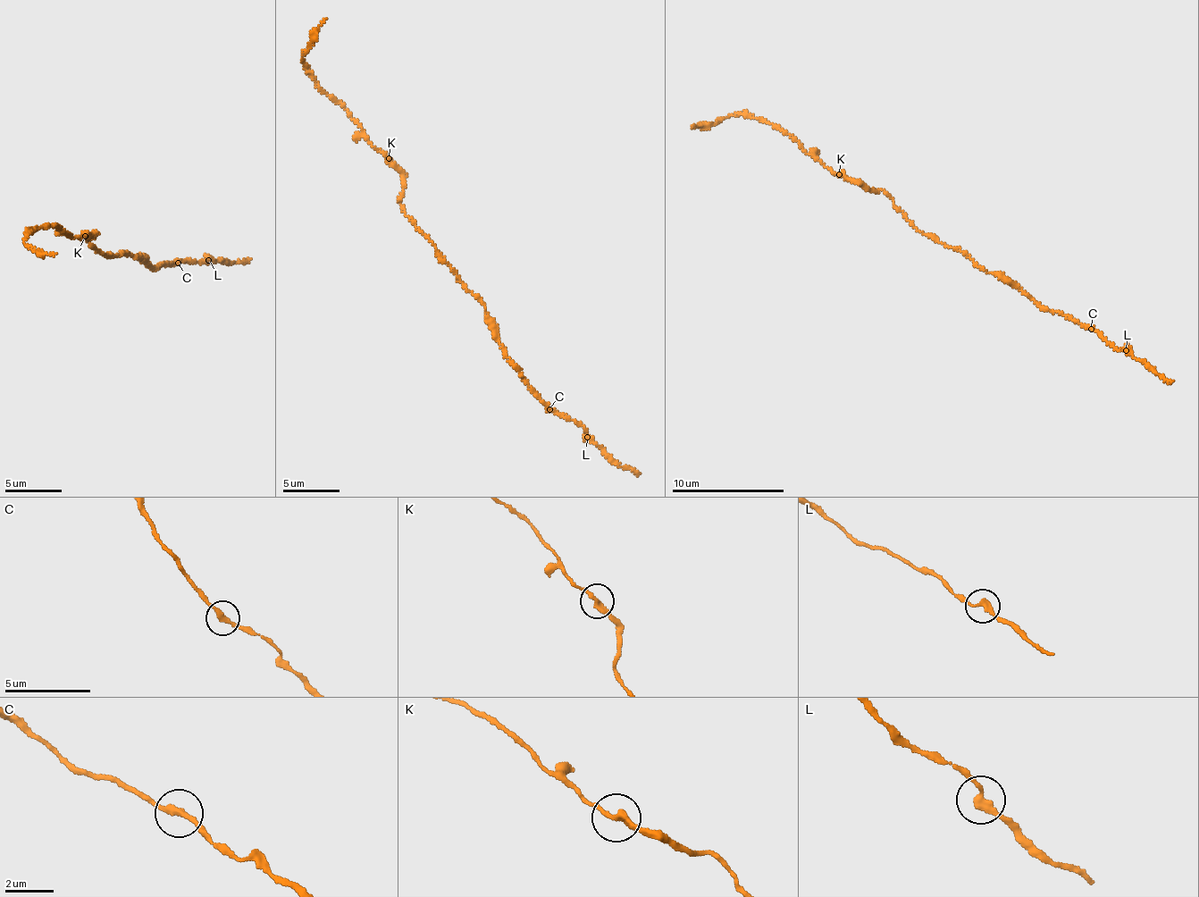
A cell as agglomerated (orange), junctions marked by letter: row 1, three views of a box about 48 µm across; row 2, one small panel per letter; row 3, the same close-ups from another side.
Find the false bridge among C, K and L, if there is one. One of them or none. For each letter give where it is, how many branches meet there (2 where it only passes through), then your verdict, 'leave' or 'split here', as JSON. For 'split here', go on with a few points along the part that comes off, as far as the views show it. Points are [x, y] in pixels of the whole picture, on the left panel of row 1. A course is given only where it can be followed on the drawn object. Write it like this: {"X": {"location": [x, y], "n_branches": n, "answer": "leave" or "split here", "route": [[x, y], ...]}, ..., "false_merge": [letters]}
{"C": {"location": [178, 263], "n_branches": 2, "answer": "leave"}, "K": {"location": [85, 236], "n_branches": 2, "answer": "leave"}, "L": {"location": [208, 260], "n_branches": 2, "answer": "leave"}, "false_merge": []}

